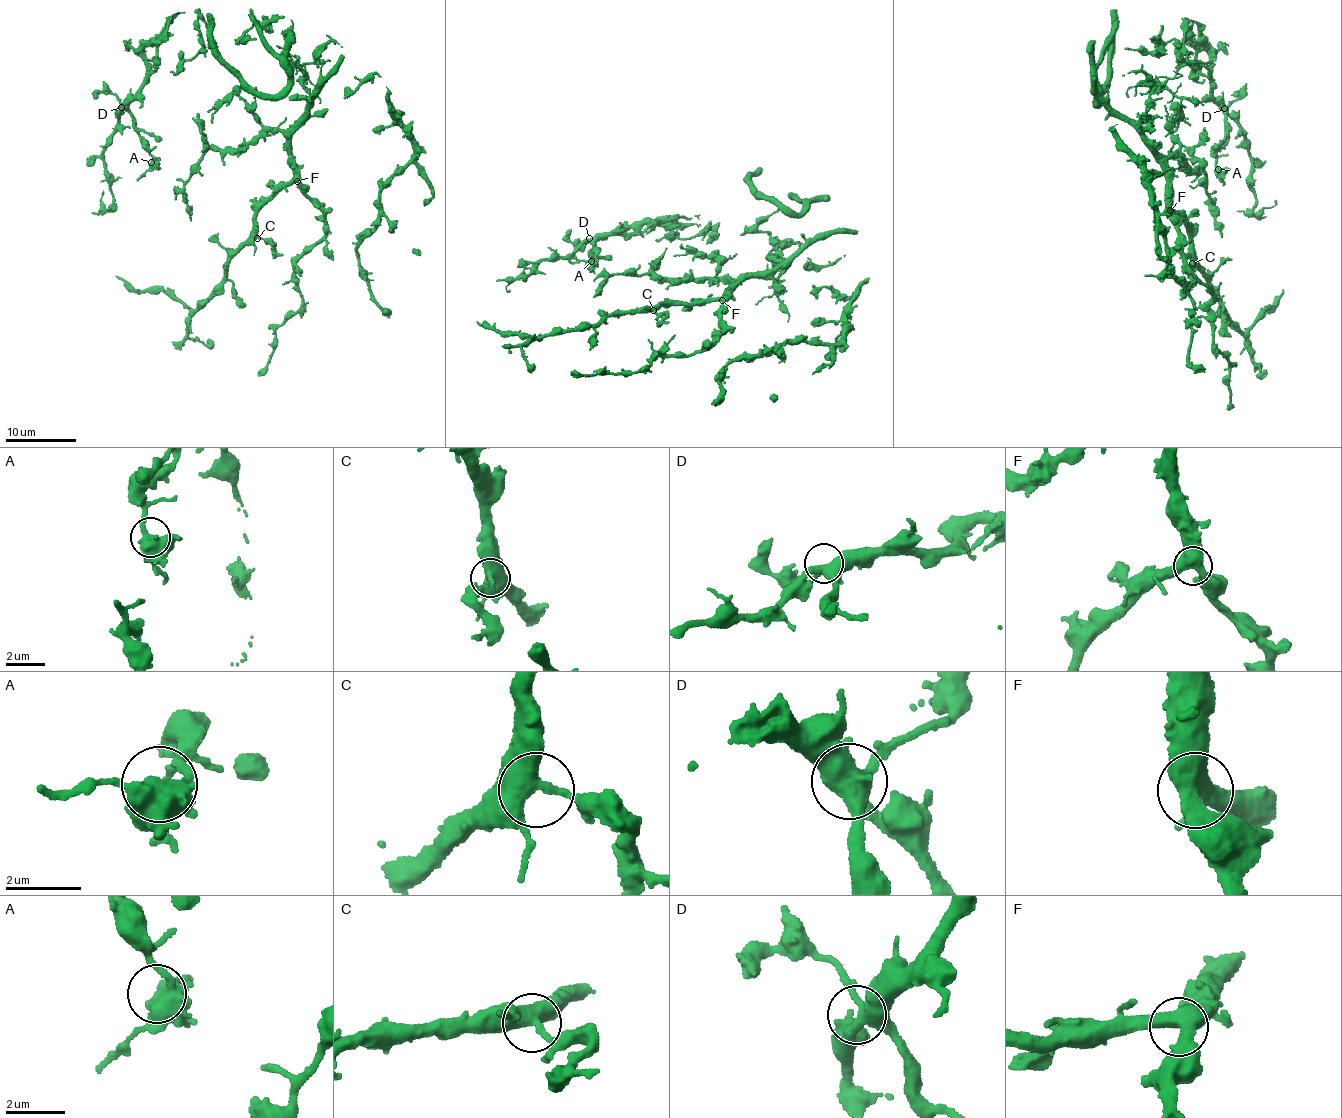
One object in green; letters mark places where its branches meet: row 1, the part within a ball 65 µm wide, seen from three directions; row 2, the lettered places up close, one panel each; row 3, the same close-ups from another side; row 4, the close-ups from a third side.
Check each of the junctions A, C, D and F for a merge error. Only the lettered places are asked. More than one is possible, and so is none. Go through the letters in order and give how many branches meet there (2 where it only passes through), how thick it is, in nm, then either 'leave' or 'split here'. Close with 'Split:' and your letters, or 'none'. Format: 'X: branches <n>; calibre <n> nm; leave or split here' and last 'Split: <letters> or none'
A: branches 4; calibre 440 nm; leave
C: branches 4; calibre 440 nm; leave
D: branches 5; calibre 440 nm; leave
F: branches 3; calibre 480 nm; leave
Split: none

